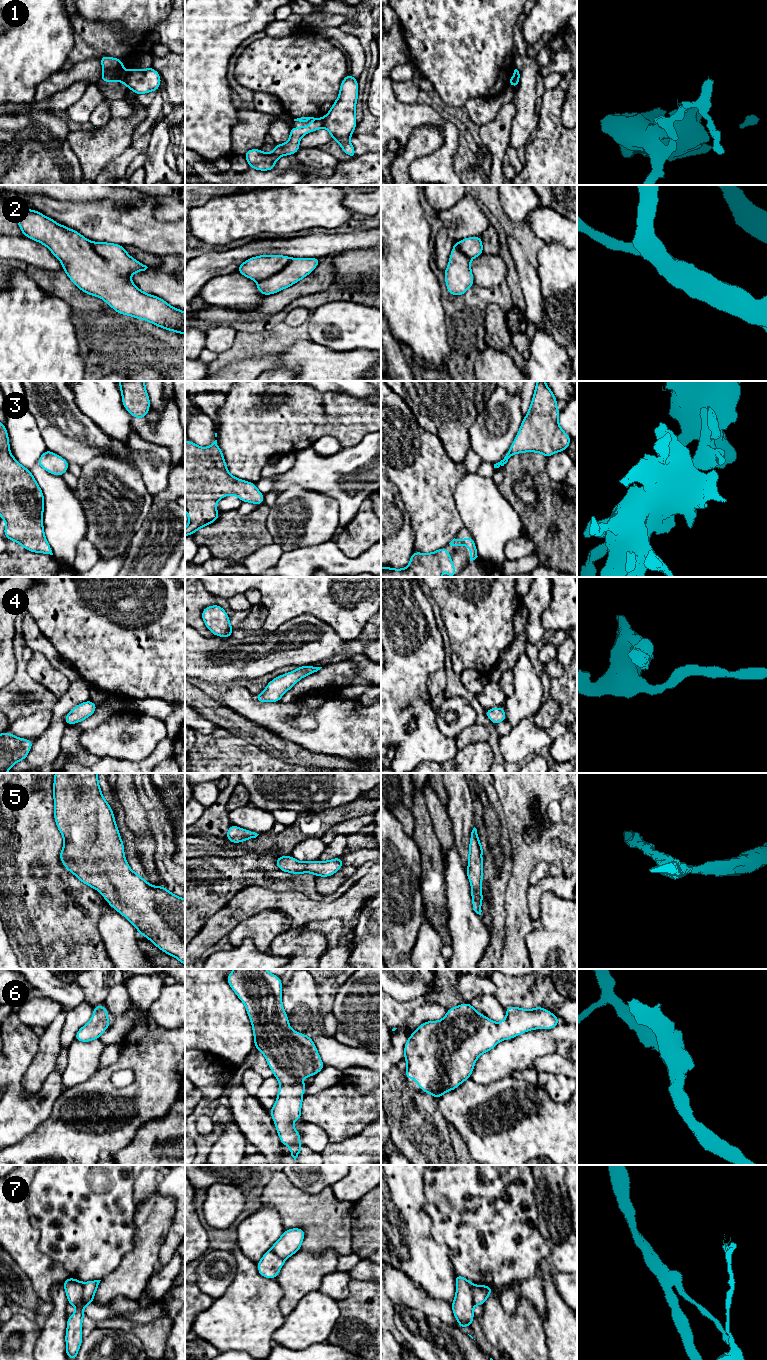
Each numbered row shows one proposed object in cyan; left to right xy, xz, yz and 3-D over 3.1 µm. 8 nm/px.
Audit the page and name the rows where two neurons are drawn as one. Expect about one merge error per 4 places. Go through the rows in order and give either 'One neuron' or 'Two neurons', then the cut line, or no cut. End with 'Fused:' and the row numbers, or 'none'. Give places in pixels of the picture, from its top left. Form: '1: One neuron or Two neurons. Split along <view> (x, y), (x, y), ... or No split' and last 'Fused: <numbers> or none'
1: Two neurons. Split along xy (128, 73), (127, 85)
2: One neuron. No split
3: One neuron. No split
4: One neuron. No split
5: One neuron. No split
6: One neuron. No split
7: Two neurons. Split along xy (83, 1283), (82, 1300), (75, 1305)
Fused: 1, 7

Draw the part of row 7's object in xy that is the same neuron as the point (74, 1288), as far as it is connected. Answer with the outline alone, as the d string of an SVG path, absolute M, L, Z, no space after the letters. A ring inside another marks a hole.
M71 1277L63 1282L67 1299L70 1305L76 1306L82 1302L83 1283Z

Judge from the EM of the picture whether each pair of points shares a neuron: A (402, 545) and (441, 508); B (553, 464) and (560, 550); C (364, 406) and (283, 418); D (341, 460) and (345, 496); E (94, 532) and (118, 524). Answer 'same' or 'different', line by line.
A: different
B: different
C: same
D: same
E: same

